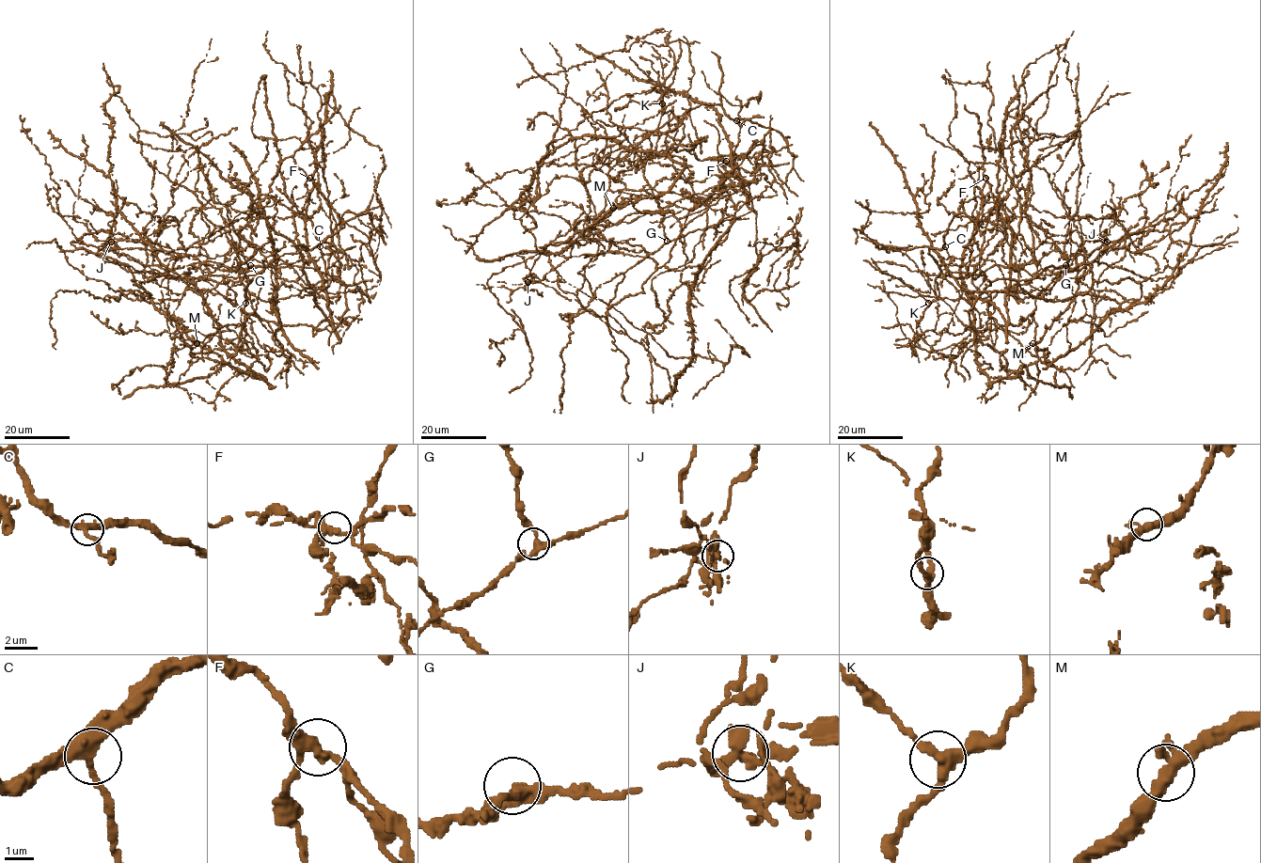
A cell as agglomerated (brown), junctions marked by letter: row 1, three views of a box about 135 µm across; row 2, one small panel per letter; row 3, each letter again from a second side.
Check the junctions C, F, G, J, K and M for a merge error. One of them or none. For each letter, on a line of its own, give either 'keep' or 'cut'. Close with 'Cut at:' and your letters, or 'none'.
C: keep
F: keep
G: keep
J: cut
K: keep
M: keep
Cut at: J

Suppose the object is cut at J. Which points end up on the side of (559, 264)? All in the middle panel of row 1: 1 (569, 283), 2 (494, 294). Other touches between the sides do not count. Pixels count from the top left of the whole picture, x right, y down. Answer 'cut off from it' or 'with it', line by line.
1: with it
2: cut off from it

